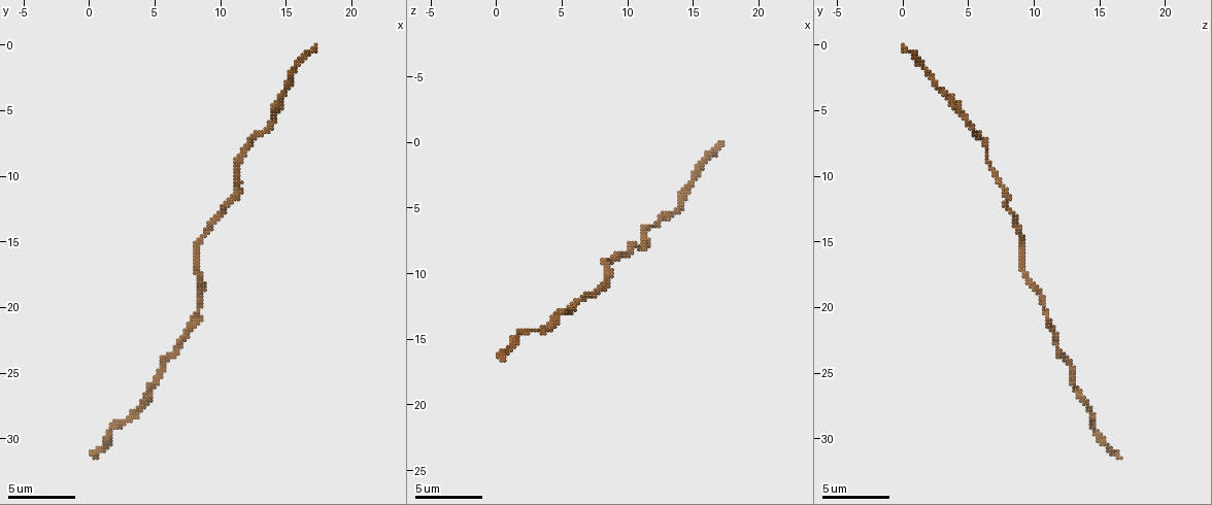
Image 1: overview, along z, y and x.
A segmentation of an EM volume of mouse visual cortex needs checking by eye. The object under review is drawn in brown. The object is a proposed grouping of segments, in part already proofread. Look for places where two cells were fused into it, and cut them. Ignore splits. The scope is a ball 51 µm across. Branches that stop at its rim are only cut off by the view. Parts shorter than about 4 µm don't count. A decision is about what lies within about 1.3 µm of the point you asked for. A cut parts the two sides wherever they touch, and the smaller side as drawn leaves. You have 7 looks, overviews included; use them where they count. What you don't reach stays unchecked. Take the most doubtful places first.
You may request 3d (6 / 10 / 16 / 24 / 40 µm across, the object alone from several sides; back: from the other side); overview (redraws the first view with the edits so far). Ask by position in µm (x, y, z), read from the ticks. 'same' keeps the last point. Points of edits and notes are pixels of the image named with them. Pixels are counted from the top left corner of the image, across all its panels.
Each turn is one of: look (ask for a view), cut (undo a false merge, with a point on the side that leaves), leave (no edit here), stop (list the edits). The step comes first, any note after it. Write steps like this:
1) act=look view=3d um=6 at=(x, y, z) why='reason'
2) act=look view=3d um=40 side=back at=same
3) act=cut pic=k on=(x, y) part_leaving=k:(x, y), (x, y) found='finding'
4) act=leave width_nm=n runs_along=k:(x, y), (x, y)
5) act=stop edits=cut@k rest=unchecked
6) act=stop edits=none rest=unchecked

act=look view=3d um=6 at=(8.2, 15.6, 9.2)

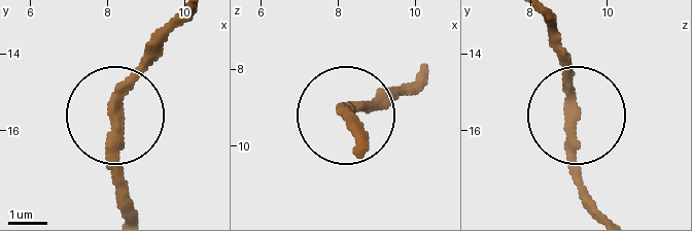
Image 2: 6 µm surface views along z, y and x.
act=look view=3d um=6 side=back at=(8.15, 15.40, 9.05) why='other side'

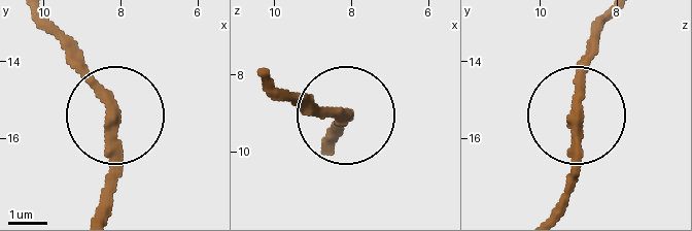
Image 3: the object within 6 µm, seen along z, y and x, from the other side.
act=leave runs_along=3:(574, 113), (580, 163), (563, 212) found='all the same cell'

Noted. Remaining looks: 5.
act=look view=3d um=16 at=(14.6, 4.0, 3.4) why='calibre changes'

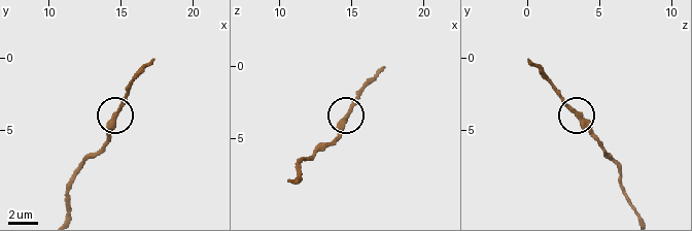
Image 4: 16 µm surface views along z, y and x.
act=leave runs_along=4:(65, 212), (65, 198), (73, 175), (103, 142), (127, 92) found='continuous, no second cell'

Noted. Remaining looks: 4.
act=look view=3d um=16 at=(8.4, 20.6, 11.0) why='thick turns thin'

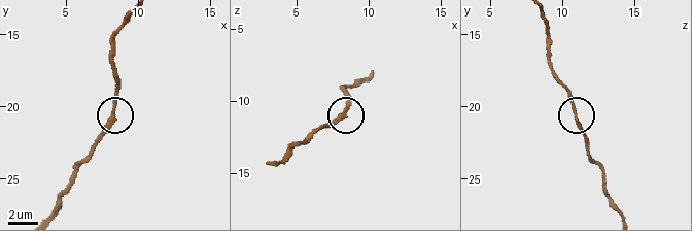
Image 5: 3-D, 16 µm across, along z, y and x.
act=leave found='all the same cell'

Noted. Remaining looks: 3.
act=look view=3d um=16 at=(12.0, 7.8, 6.6)

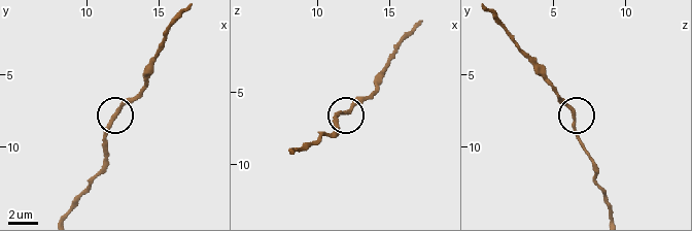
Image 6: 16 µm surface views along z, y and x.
act=leave width_nm=250 found='all the same cell'

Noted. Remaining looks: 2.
act=stop edits=none rest=unchecked

